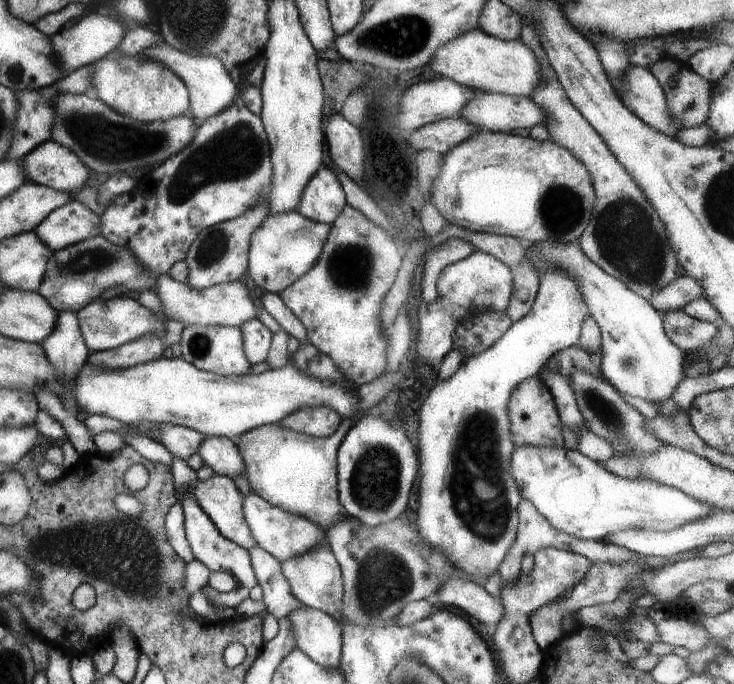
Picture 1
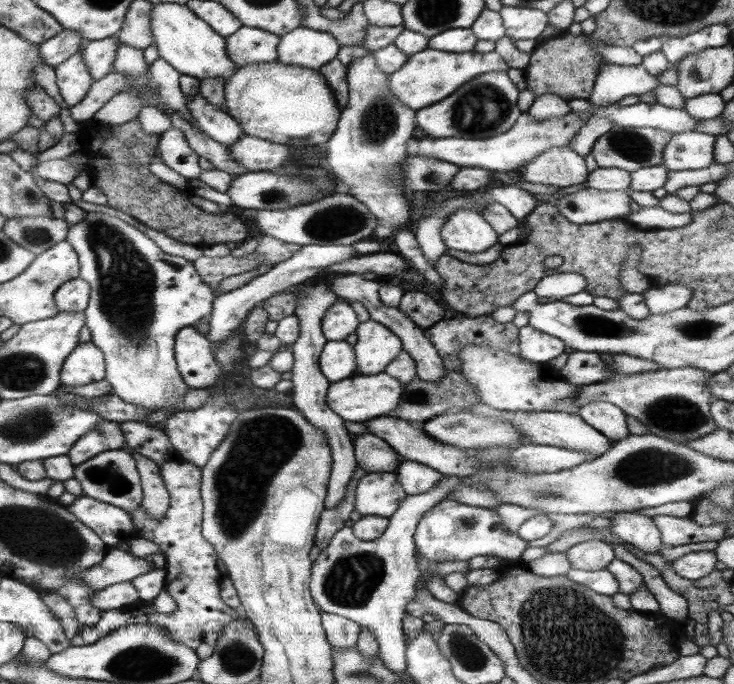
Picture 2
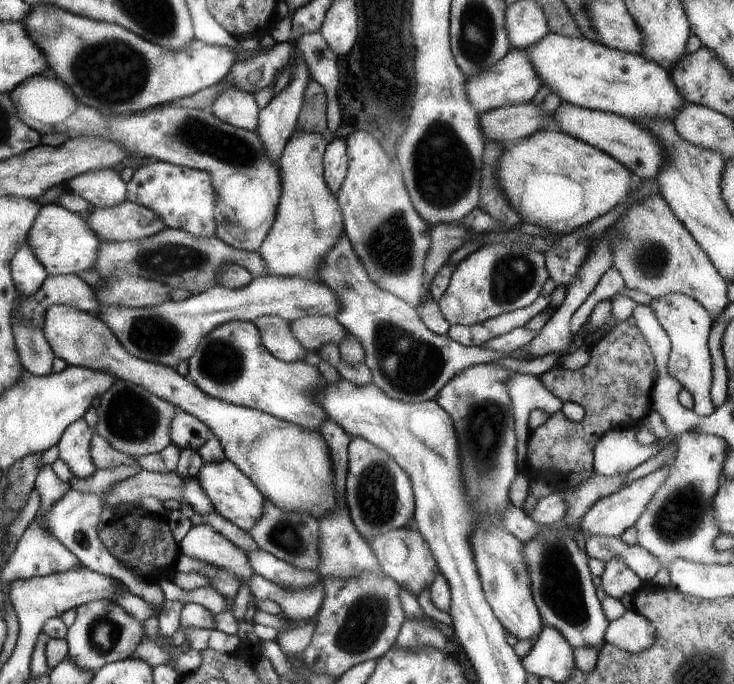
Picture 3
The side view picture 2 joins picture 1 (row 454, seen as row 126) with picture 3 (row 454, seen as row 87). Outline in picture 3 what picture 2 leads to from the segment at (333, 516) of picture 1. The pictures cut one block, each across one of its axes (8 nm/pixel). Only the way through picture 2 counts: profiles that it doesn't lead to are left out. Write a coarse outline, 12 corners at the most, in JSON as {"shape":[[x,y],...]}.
{"shape":[[68,304],[41,332],[68,365],[137,384],[206,424],[224,458],[277,508],[333,508],[318,430],[207,396],[127,354]]}

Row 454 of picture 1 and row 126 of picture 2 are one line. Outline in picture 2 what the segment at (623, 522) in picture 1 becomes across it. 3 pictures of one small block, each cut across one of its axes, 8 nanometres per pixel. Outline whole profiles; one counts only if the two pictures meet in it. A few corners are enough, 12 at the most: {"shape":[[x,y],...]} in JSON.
{"shape":[[569,111],[481,139],[417,140],[416,155],[493,172],[568,146],[588,118]]}

